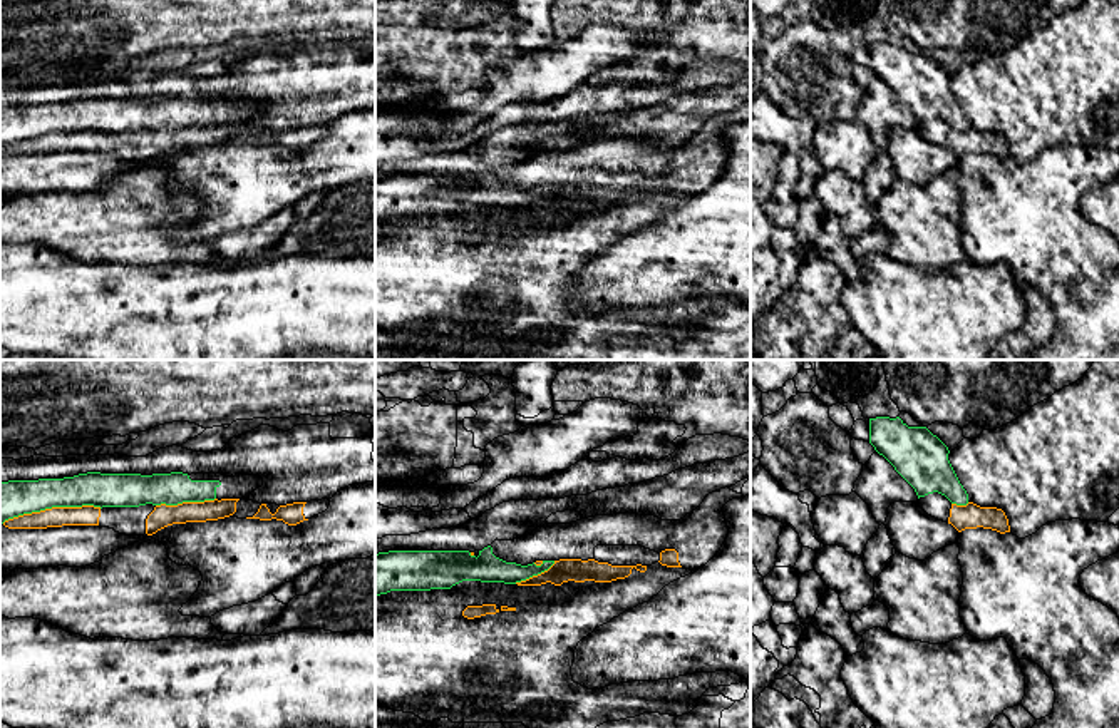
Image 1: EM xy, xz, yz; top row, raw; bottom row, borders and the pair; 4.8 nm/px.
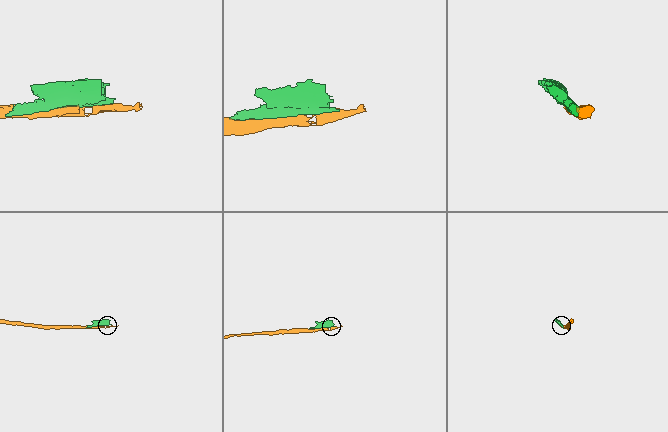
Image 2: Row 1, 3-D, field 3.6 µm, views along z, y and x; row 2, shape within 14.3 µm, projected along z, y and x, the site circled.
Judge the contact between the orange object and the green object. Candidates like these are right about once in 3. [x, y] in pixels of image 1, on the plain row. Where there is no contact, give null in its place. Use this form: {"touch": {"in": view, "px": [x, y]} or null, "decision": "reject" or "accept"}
{"touch": {"in": "xy", "px": [52, 133]}, "decision": "reject"}

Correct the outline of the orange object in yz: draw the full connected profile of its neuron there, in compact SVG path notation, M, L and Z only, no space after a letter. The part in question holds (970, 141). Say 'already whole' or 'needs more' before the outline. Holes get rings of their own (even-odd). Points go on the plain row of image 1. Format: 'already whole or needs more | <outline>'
needs more | M933 117L918 124L920 132L931 142L951 149L958 157L965 154L992 154L1000 159L1010 157L1008 144L1002 134L951 129L945 120Z

